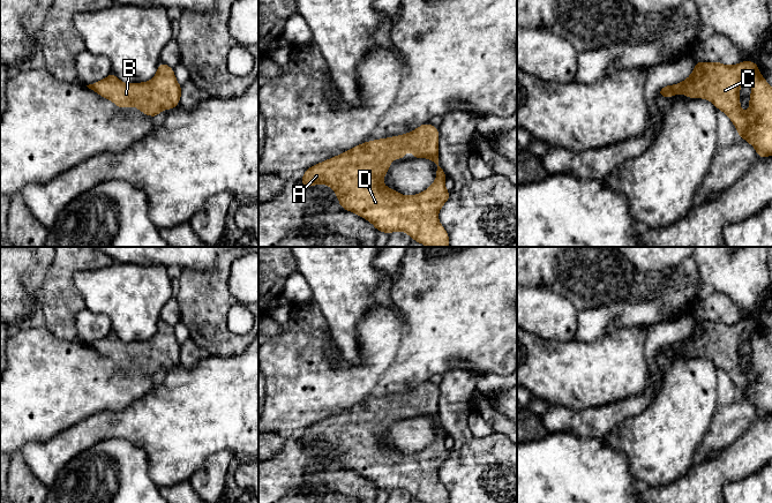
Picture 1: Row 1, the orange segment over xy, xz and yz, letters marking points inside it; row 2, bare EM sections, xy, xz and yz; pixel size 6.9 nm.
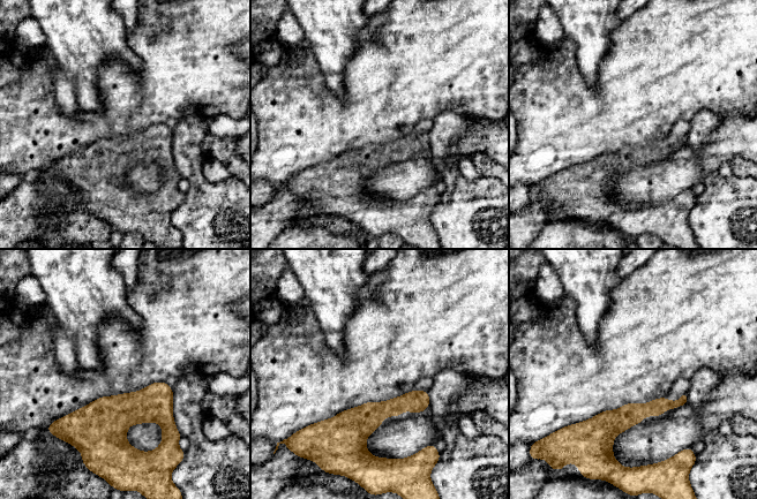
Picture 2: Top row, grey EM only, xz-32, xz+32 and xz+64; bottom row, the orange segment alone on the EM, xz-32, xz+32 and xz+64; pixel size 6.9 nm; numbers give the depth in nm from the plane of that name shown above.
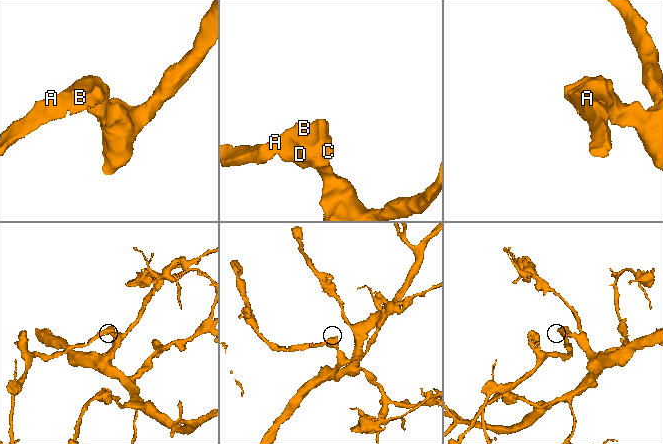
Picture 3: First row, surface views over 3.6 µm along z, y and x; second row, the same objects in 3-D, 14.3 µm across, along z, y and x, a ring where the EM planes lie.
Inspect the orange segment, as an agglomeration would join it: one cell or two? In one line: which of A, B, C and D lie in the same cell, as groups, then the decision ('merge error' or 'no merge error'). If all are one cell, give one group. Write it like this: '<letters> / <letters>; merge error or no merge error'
A B C D; no merge error

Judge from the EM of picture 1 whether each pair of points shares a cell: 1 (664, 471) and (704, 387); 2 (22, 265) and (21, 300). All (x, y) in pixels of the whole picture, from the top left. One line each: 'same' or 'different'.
1: same
2: same

